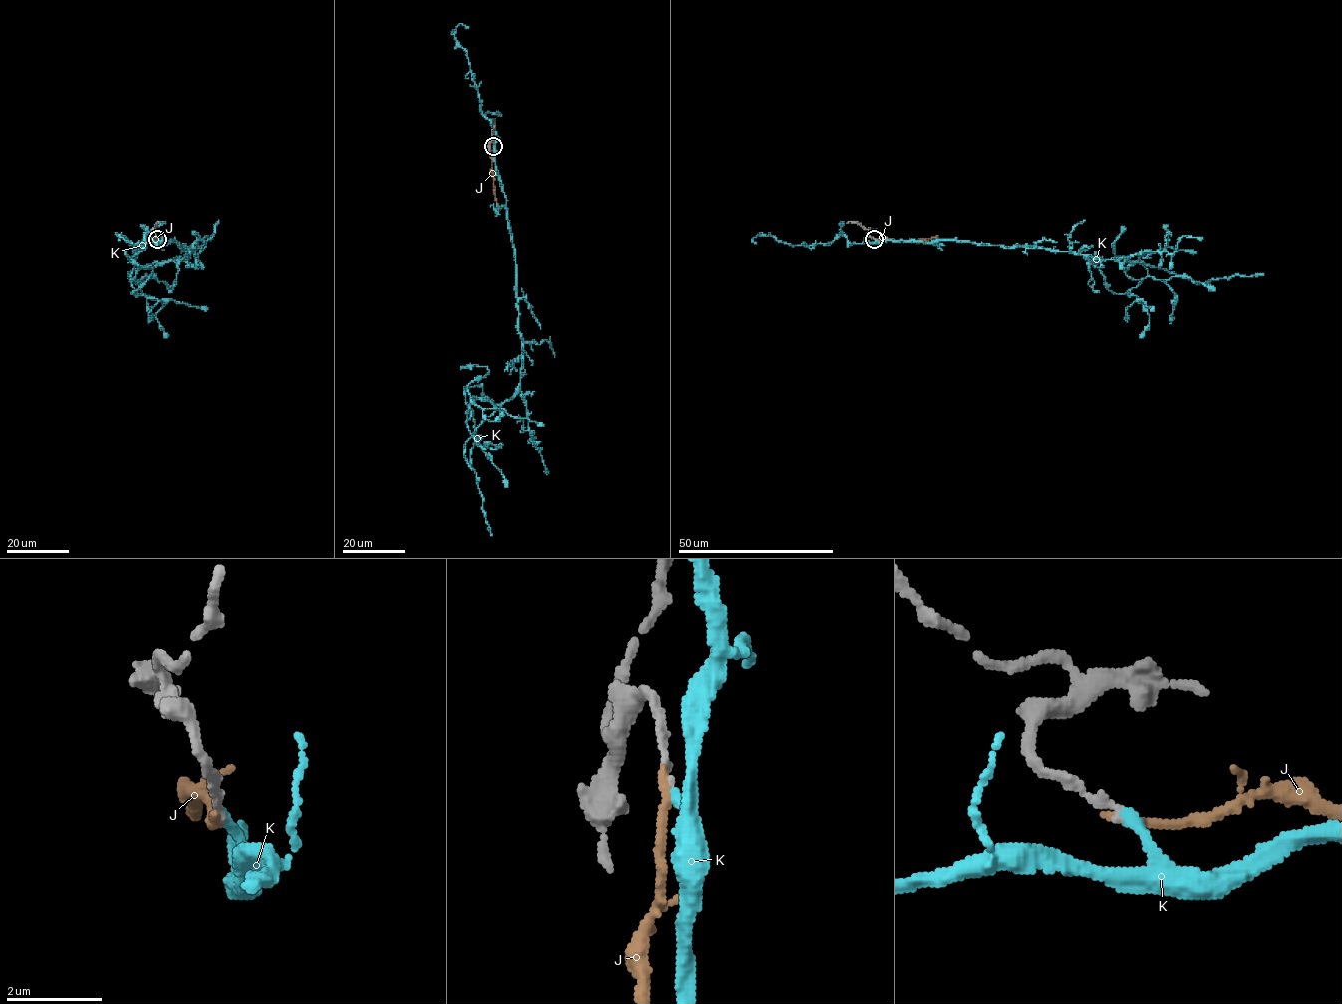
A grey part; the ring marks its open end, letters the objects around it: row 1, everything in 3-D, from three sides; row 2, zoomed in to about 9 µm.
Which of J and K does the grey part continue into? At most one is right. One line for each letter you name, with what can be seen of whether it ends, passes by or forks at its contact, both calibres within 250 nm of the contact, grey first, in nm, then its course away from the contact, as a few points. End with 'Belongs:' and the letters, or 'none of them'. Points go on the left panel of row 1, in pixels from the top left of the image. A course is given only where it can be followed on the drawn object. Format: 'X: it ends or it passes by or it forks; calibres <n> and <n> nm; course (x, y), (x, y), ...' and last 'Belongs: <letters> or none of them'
K: it ends; calibres 160 and 200 nm; course (157, 239), (174, 241), (186, 255), (139, 268), (130, 283), (134, 293), (153, 269), (136, 264), (125, 251)
Belongs: K

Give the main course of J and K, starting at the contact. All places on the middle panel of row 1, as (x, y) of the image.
J: (493, 146), (493, 193), (499, 210)
K: (493, 146), (515, 257), (520, 385), (500, 403), (472, 397), (466, 411), (466, 388), (489, 371), (461, 366)

